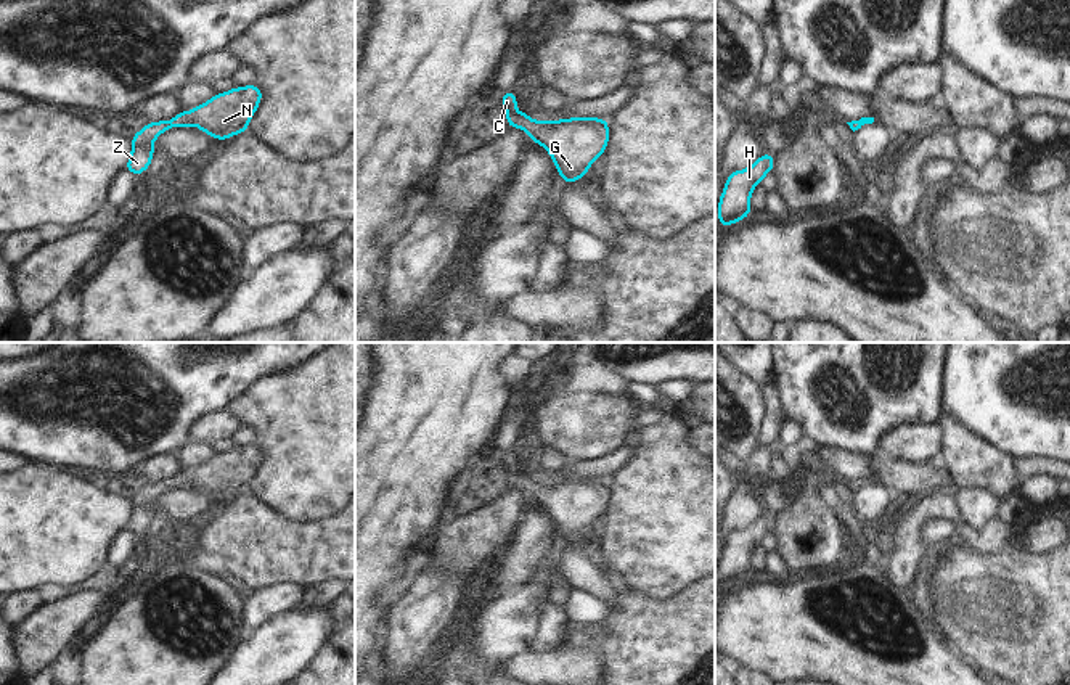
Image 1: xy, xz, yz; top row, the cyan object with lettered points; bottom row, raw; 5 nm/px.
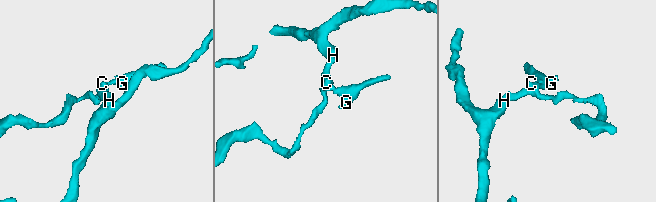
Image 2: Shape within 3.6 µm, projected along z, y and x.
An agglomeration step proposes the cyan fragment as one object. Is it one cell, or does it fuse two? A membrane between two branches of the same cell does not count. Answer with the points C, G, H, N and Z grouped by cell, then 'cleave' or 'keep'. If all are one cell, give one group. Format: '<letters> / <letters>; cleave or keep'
C G H N Z; keep

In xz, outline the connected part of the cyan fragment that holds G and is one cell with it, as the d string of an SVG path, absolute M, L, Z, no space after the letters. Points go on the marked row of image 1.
M508 90L500 98L506 109L508 125L525 130L529 140L545 148L566 183L583 178L591 164L604 154L609 145L607 119L569 117L535 122L530 114L514 109L517 106L514 90Z

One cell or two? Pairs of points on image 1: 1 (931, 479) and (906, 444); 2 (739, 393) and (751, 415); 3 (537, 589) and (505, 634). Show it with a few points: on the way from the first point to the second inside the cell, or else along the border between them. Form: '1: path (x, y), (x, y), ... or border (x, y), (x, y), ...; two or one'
1: border (892, 457), (902, 462), (929, 465); two
2: path (739, 397), (746, 410); one
3: path (526, 600), (510, 623); one

